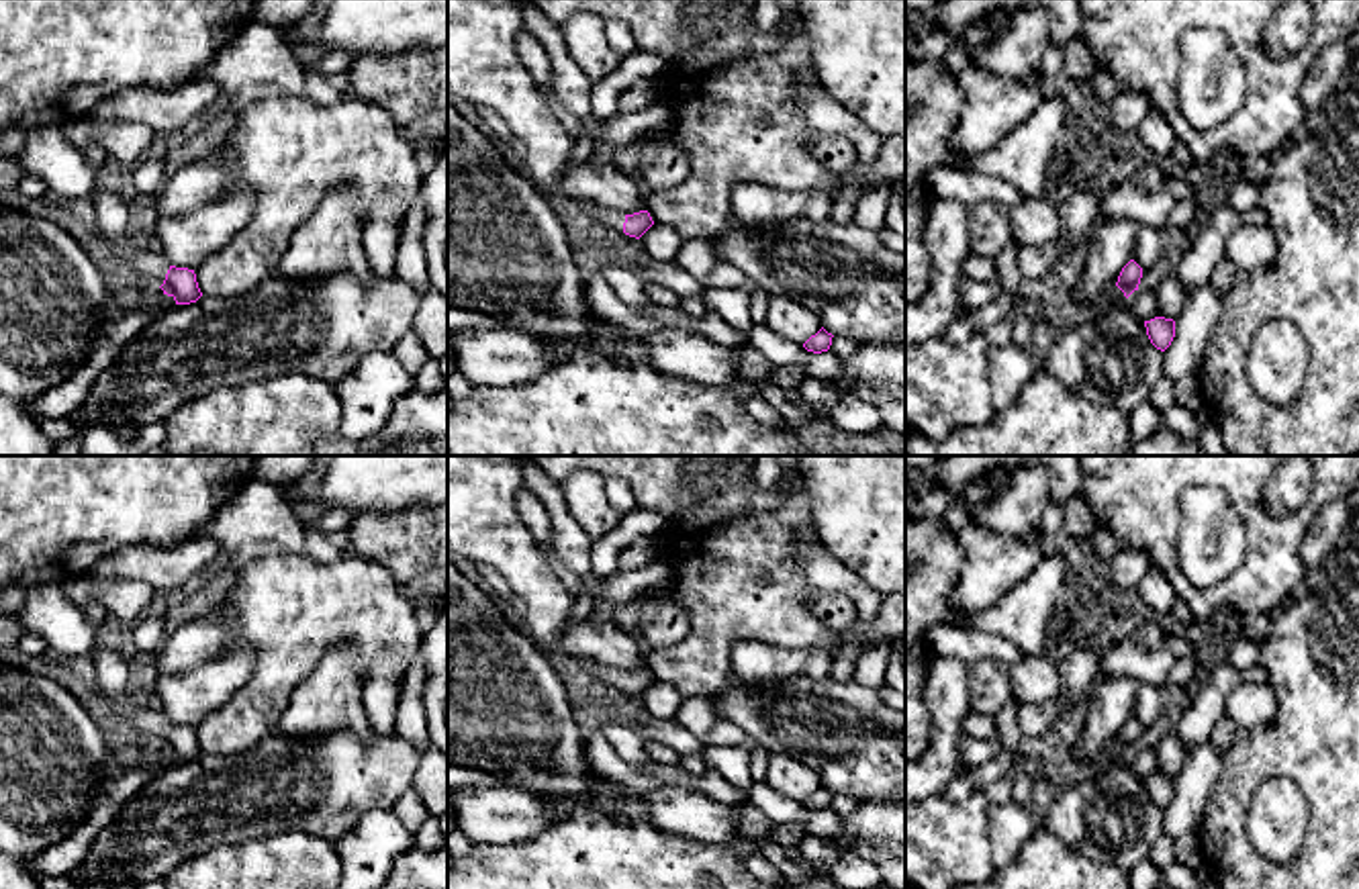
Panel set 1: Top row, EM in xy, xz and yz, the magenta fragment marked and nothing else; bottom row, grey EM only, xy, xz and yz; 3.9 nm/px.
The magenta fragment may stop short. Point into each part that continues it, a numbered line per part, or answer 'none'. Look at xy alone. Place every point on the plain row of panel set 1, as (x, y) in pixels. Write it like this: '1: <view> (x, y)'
1: xy (111, 669)

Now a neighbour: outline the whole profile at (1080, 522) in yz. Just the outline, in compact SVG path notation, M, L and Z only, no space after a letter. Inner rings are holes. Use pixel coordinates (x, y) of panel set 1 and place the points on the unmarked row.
M1075 493L1067 501L1063 529L1077 542L1089 540L1091 533L1097 529L1095 511L1081 493Z

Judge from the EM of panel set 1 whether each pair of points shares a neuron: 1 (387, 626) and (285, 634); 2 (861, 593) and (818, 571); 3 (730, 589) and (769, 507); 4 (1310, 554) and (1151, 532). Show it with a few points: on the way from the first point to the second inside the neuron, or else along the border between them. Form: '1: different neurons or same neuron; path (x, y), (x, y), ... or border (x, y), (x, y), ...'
1: same neuron; path (362, 626), (309, 626)
2: same neuron; path (851, 585), (828, 575)
3: same neuron; path (734, 569), (734, 548), (755, 528)
4: different neurons; border (1321, 509), (1300, 548), (1300, 560), (1306, 571)

